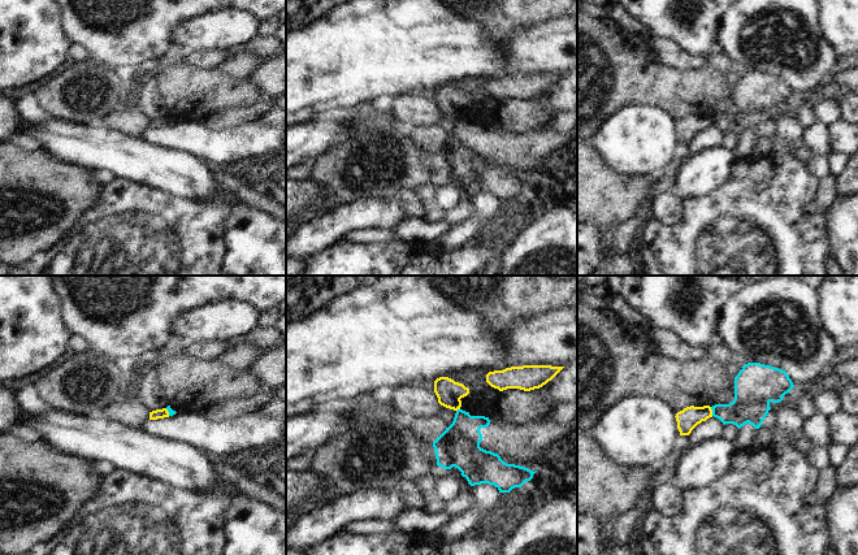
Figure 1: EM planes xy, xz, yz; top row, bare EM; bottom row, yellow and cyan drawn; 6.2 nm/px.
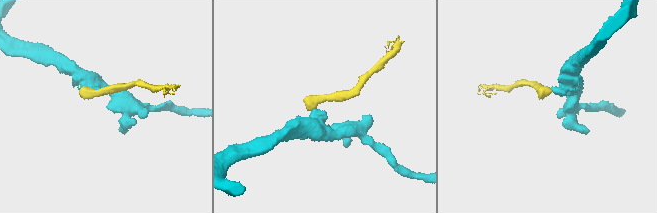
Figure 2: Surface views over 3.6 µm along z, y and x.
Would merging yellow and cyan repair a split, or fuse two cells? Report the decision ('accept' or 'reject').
reject

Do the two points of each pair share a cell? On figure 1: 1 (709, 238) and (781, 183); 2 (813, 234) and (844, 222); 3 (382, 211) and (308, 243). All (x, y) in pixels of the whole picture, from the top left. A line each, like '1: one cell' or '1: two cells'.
1: one cell
2: two cells
3: one cell

